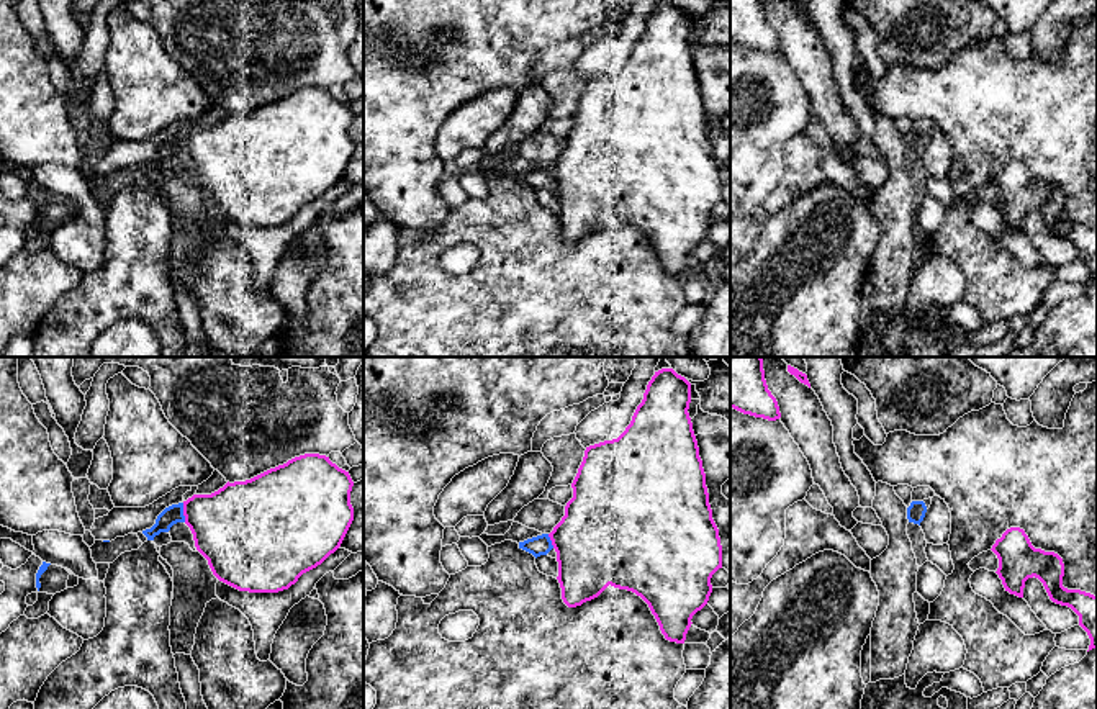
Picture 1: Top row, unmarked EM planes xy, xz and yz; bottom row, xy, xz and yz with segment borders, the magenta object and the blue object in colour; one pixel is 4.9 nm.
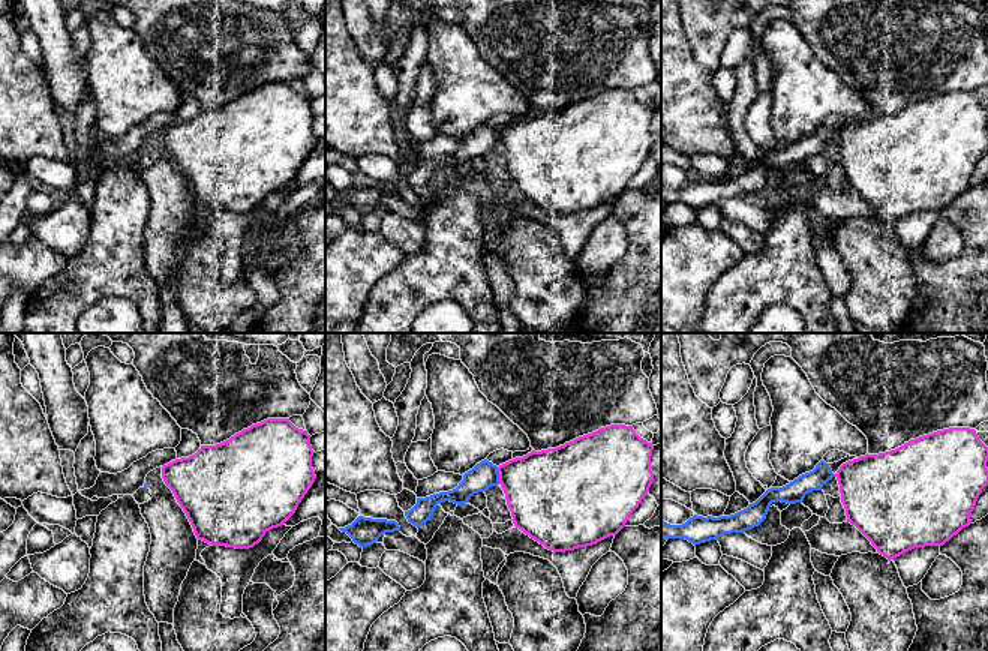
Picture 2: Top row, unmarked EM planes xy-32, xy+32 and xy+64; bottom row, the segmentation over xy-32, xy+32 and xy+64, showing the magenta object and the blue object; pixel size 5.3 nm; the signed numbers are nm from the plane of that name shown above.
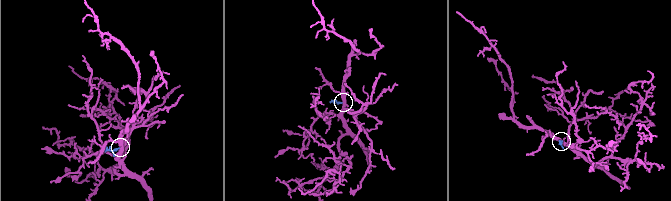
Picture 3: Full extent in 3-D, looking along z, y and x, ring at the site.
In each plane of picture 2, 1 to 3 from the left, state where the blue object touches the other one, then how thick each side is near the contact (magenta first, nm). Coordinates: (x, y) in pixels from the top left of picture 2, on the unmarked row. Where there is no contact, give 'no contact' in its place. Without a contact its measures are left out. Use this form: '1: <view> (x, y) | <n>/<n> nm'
1: no contact
2: xy+32 (499, 140) | 420/140 nm
3: no contact

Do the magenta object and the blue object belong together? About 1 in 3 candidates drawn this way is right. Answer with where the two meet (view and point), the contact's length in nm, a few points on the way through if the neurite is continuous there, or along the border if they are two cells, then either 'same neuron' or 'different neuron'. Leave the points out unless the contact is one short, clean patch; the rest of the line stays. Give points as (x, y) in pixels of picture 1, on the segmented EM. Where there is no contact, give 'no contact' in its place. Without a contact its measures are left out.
xy (184, 513) | 100 nm | along xy (182, 503), (185, 521) | different neuron

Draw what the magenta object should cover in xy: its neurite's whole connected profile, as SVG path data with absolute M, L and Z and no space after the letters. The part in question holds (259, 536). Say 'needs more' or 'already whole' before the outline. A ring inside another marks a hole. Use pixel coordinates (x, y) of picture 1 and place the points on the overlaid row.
already whole; M305 454L251 480L226 483L211 494L183 501L185 524L213 575L249 593L278 593L334 553L352 521L349 472L326 455Z

